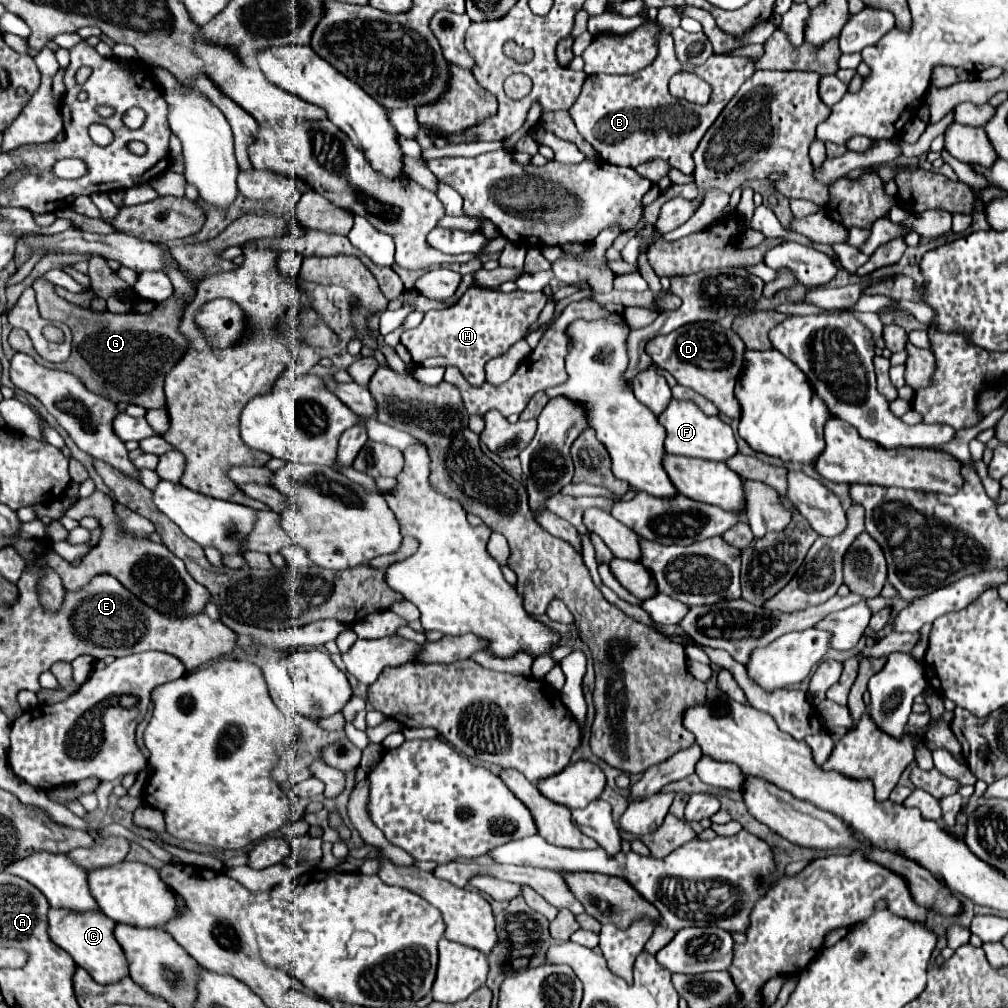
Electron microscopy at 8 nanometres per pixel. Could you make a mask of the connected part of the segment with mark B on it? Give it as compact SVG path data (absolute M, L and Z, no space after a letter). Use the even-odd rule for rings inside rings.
M660 34L658 48L658 58L640 72L628 76L588 76L580 98L576 100L574 108L570 108L570 116L584 140L588 140L608 164L636 168L648 160L662 158L672 168L678 168L684 174L694 174L694 148L706 130L714 124L716 116L738 92L740 84L754 74L754 60L738 56L712 56L700 66L690 62L680 63L674 54L674 42L666 34ZM680 71L694 72L712 86L710 104L696 106L686 104L686 100L674 100L670 96L669 81Z

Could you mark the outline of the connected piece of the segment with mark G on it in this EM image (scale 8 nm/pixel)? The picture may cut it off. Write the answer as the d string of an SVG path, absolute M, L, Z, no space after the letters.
M38 278L32 288L36 290L40 314L46 320L60 320L60 322L68 324L68 328L72 330L70 358L64 360L62 364L42 360L42 366L54 368L54 370L66 370L66 372L78 376L86 384L86 388L92 388L92 392L98 392L110 400L116 400L118 404L140 404L144 408L164 408L166 406L164 378L174 368L174 364L182 358L182 354L188 346L186 338L182 334L178 334L178 324L180 324L182 312L188 306L182 298L178 298L174 294L162 308L154 308L152 312L146 312L146 314L112 314L112 312L96 314L96 312L90 312L88 308L74 308L70 302L62 300L54 292L54 286L50 282L46 282L42 278Z

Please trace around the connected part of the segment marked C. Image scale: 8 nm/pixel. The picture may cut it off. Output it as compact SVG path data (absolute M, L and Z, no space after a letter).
M50 908L48 910L48 936L50 940L66 950L74 962L84 968L98 984L114 984L128 974L126 956L120 944L114 940L114 922L106 918L102 912L70 912L64 908Z

